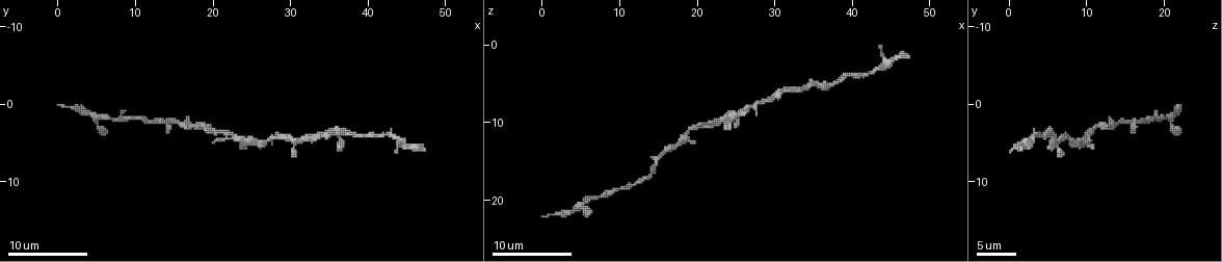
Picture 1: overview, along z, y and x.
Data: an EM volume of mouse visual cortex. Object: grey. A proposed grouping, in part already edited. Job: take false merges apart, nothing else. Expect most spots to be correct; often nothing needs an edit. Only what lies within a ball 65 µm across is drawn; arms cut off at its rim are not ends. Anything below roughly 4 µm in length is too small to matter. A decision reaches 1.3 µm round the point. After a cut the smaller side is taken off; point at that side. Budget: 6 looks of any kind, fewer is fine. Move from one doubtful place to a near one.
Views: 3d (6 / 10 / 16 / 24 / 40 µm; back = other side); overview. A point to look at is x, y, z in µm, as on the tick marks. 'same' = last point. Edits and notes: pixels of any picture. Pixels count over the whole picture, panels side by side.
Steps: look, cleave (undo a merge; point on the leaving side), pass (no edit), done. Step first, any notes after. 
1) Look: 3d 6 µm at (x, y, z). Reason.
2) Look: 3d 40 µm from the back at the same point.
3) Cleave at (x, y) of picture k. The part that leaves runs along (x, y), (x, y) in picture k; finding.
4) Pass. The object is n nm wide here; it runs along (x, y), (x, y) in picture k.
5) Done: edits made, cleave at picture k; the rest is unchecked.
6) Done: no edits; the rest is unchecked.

Look: 3d 16 µm at (26.5, 5.0, 8.0). Side arm on a straight run.

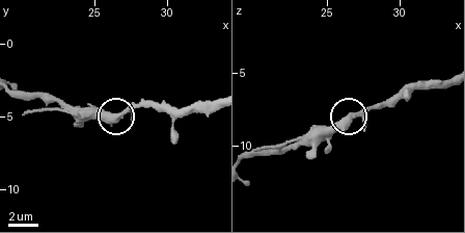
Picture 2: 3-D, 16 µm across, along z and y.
Look: 3d 6 µm at (27.0, 4.8, 8.0). Zoom in.

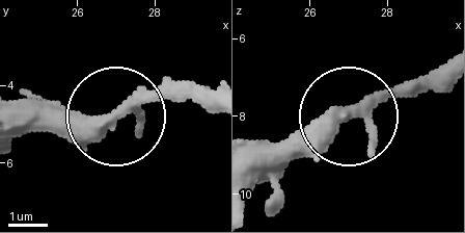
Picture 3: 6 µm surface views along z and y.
Pass. 3 arms meet here; continuous, no second cell.

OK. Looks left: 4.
Look: 3d 10 µm at (22.5, 4.5, 10.0). Three-way junction.

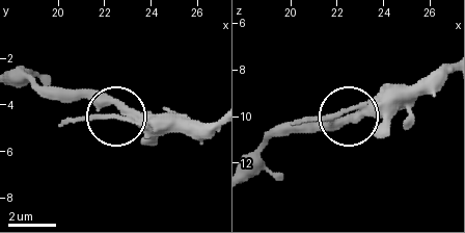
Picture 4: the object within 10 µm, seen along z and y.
Pass. The object is 290 nm wide here; it runs along (122, 105), (110, 115), (81, 98), (47, 98) in picture 4; all the same cell.

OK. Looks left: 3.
Look: 3d 10 µm at (7.5, 2.0, 19.5). Thin neck.

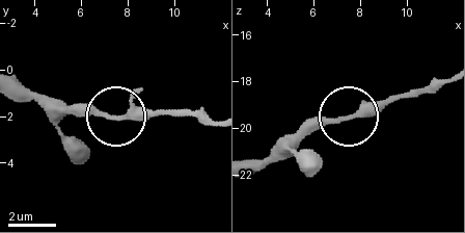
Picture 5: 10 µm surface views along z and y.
Pass. It runs along (215, 122), (186, 114), (56, 114) in picture 5; continuous, no second cell.

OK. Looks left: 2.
Done: no edits; the rest is unchecked.

